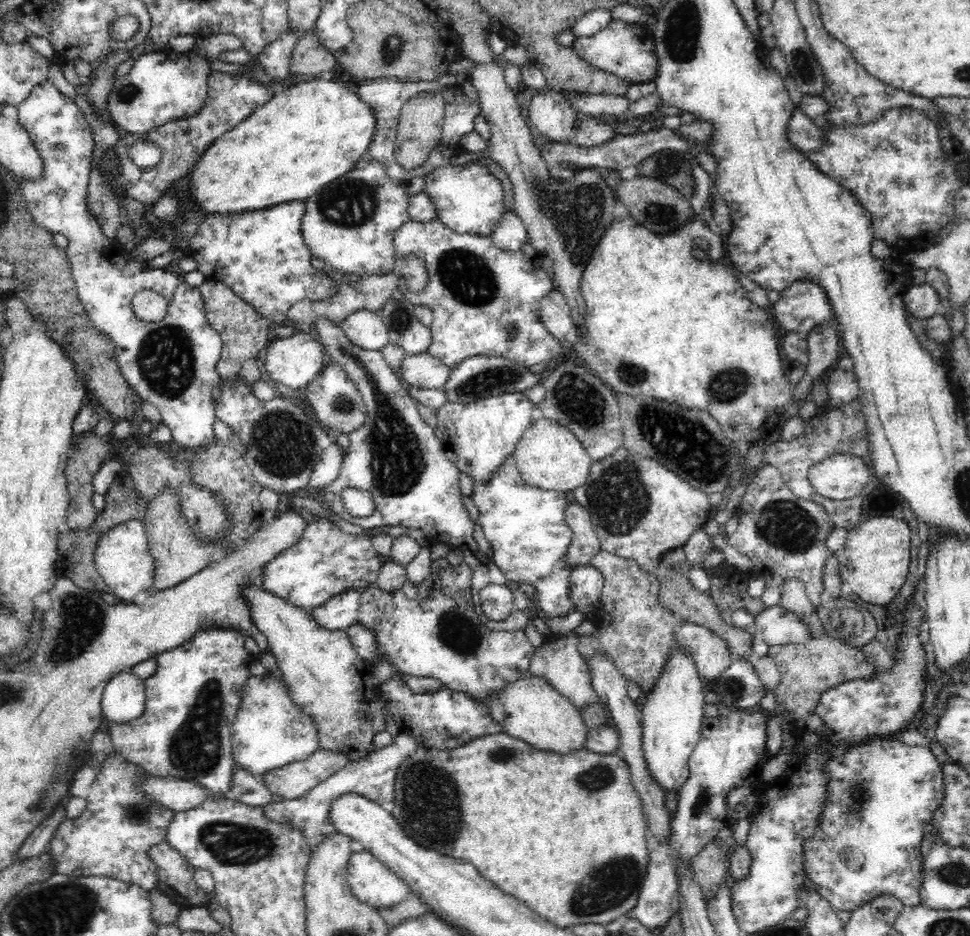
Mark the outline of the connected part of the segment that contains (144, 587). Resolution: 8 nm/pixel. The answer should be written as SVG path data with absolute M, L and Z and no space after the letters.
M140 518L127 520L111 528L98 542L94 552L94 564L106 583L106 592L112 592L125 603L148 593L154 582L154 557L149 551L145 524Z

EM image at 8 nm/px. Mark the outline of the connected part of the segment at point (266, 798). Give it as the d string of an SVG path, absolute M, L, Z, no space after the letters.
M236 765L233 769L233 784L225 798L263 808L271 802L272 795L261 778L251 776Z

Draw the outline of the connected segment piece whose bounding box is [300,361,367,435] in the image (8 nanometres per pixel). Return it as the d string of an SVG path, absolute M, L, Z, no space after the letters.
M337 361L326 364L307 385L300 388L303 391L308 404L312 406L318 420L322 422L321 426L328 426L332 430L349 434L355 428L358 428L367 419L367 409L360 391L354 381L350 380L348 373Z

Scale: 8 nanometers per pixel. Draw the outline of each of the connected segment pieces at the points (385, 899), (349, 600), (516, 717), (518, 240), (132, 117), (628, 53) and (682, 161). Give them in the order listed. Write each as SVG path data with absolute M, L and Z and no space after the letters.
M355 847L346 870L351 892L376 910L390 908L411 896L407 883L397 878L370 851Z
M350 588L344 594L333 596L311 610L311 617L328 630L346 630L357 622L360 595L360 591Z
M526 672L488 693L482 700L487 712L500 726L504 733L518 740L524 740L533 748L546 752L570 753L586 749L588 727L582 720L579 708L574 706L546 680L545 677L534 676Z
M514 211L503 213L494 232L491 232L491 239L496 247L506 252L520 250L526 242L529 242L527 228Z
M166 50L144 53L138 51L132 70L114 81L107 96L107 114L121 132L132 134L147 133L150 129L162 126L170 121L182 120L198 114L208 98L208 62L202 54L196 52L176 53L175 60L166 56Z
M612 20L600 32L592 36L577 37L572 47L578 57L591 67L626 79L631 84L654 80L658 71L658 57L654 50L656 43L648 24Z
M664 149L643 160L635 170L642 175L658 177L658 180L677 188L678 192L689 199L695 186L690 169L695 161L695 155L690 151Z

